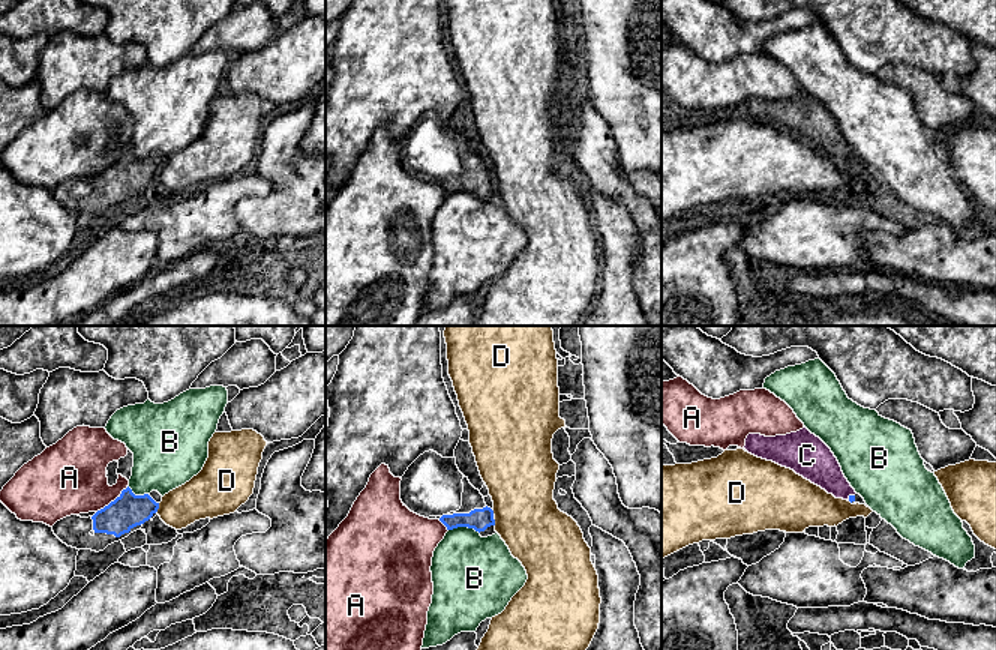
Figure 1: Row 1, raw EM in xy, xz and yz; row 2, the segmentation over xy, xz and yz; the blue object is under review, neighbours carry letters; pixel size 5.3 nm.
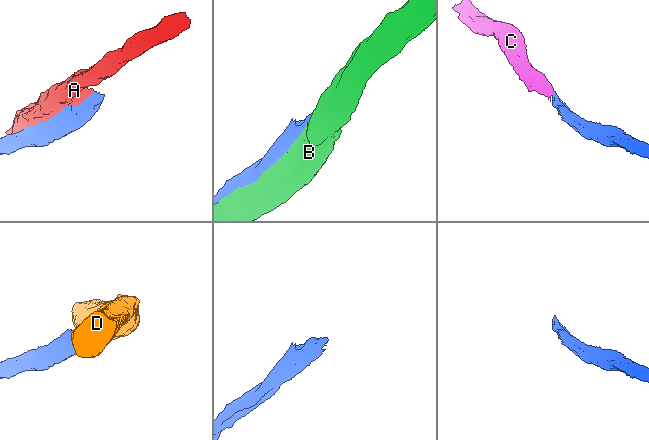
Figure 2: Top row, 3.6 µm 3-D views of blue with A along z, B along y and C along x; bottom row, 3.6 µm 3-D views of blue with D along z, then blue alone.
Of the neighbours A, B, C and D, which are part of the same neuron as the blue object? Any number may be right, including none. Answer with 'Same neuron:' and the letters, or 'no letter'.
Same neuron: C

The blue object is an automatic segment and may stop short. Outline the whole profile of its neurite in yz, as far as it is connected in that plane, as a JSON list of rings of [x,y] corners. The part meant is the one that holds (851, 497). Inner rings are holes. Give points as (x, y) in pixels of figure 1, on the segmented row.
[[[806,426],[786,435],[748,434],[744,449],[762,459],[794,470],[836,498],[855,501],[855,489],[844,477],[831,449]]]

